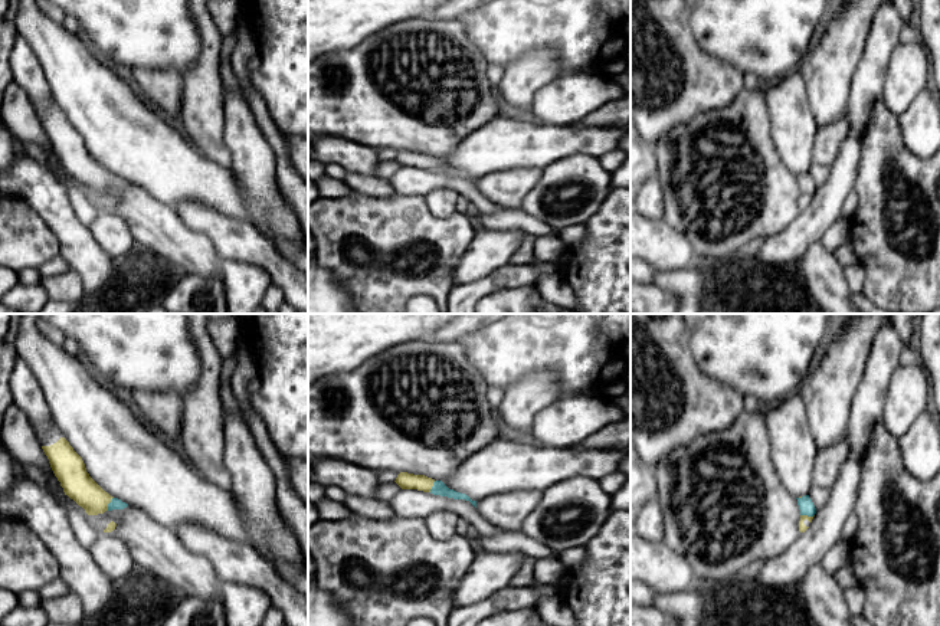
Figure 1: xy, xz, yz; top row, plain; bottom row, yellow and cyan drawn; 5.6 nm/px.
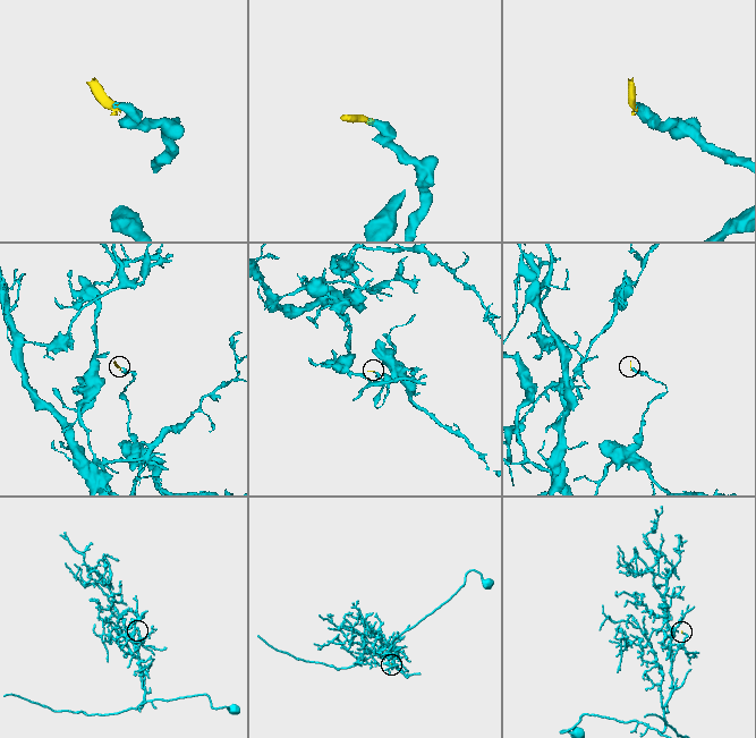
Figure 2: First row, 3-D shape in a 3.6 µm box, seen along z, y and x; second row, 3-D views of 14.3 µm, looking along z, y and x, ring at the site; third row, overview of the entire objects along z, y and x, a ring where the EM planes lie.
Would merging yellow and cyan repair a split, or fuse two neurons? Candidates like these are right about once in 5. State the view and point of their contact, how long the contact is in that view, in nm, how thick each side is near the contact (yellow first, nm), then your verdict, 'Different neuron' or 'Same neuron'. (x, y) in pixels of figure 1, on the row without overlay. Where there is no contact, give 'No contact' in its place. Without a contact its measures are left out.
Touches yellow at yz (806, 193). Shared border 80 nm. Thickness 50 nm (yellow) against 90 nm. Same neuron

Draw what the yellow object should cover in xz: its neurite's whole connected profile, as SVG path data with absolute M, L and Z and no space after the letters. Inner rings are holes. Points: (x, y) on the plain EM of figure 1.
M400 150L394 160L402 167L417 167L423 170L430 170L433 173L453 176L453 177L465 177L469 178L476 186L476 178L472 178L468 173L449 167L442 158L435 158L425 153Z

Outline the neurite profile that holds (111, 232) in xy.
M98 210L98 216L89 230L112 259L124 256L134 246L134 239L125 220L111 210Z

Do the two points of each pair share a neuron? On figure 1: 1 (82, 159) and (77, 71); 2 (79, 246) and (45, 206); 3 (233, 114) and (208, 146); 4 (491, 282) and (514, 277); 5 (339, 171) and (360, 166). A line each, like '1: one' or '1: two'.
1: two
2: one
3: two
4: one
5: two

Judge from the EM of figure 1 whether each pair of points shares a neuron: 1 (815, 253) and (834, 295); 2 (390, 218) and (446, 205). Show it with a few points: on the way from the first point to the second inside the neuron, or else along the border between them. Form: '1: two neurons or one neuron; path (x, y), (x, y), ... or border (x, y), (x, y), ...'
1: one neuron; path (816, 264), (828, 285)
2: two neurons; border (423, 196), (439, 218), (457, 212)

